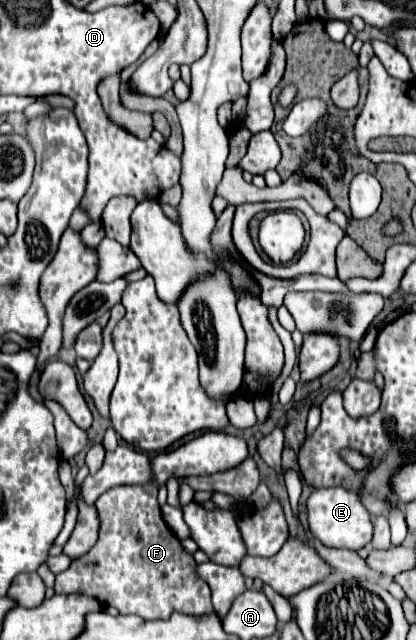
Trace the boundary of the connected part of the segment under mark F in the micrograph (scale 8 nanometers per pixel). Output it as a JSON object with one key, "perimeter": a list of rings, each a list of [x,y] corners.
{"perimeter":[[[154,484],[106,490],[96,500],[102,522],[100,538],[88,554],[76,558],[62,574],[56,574],[56,594],[86,594],[102,606],[114,606],[120,614],[136,614],[144,620],[166,620],[172,612],[210,614],[210,588],[196,576],[192,554],[184,552],[180,540],[162,520],[156,494],[158,486]]]}

